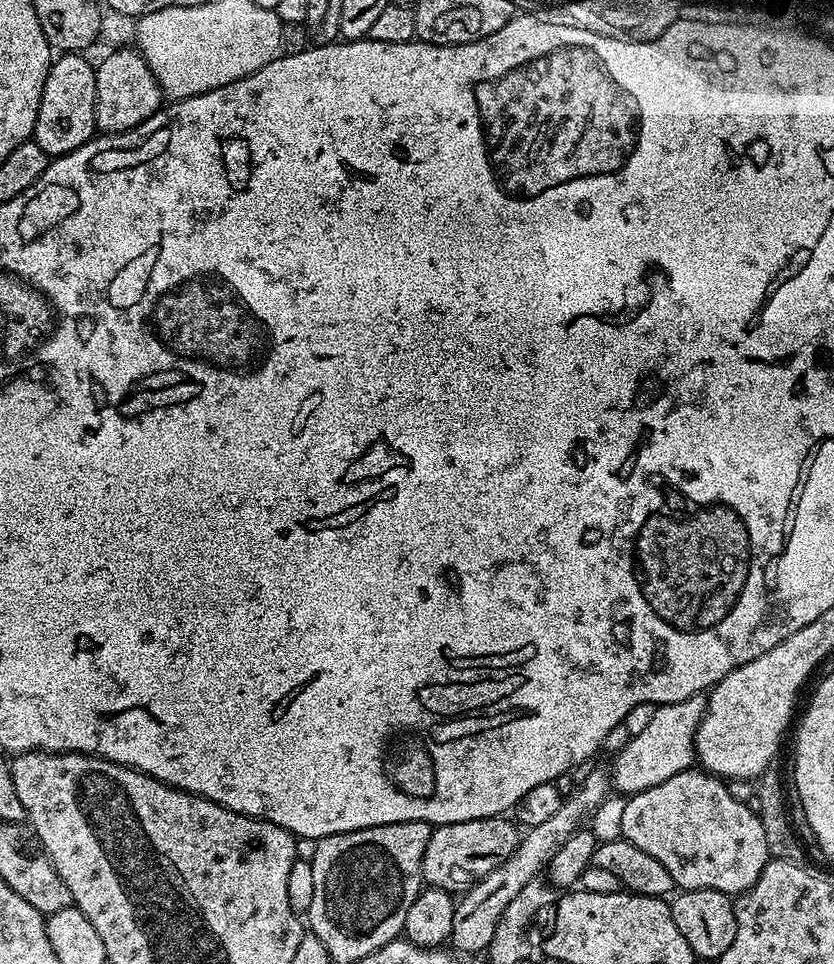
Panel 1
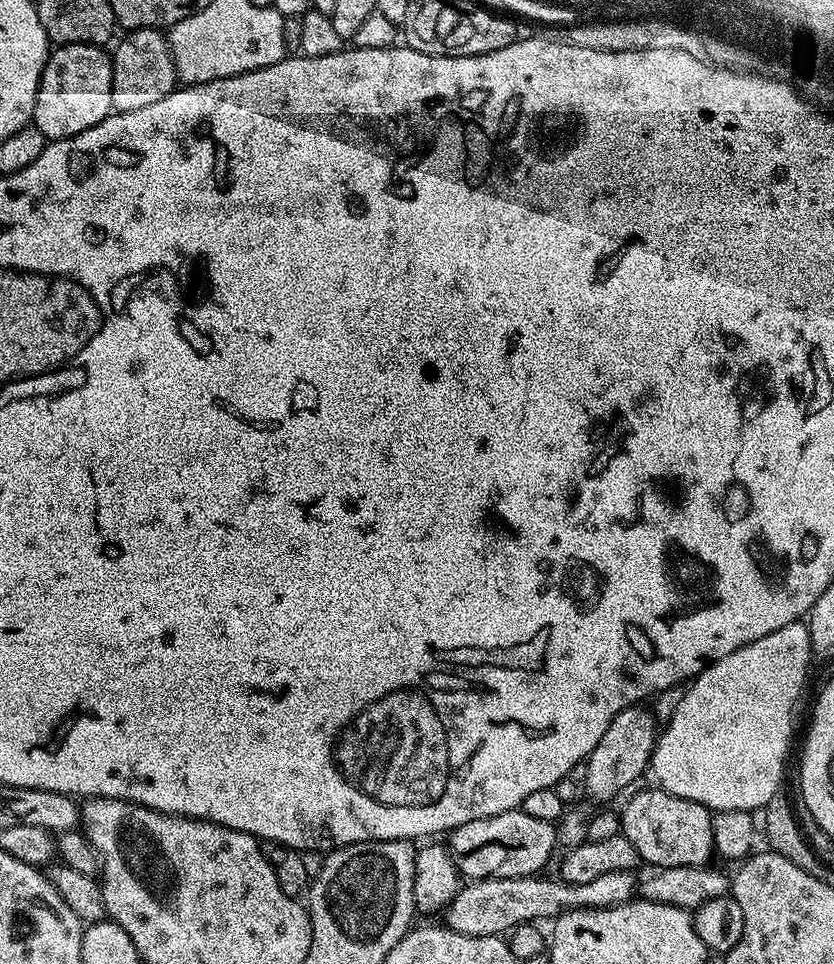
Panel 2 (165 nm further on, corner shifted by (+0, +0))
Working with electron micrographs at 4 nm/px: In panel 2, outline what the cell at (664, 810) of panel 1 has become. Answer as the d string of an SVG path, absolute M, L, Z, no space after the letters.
M648 786L634 798L630 798L626 810L619 813L619 817L622 834L630 842L634 842L634 850L638 850L641 861L645 865L653 864L653 869L691 864L704 866L714 856L713 813L698 802L690 802L686 798L678 798L674 794Z

